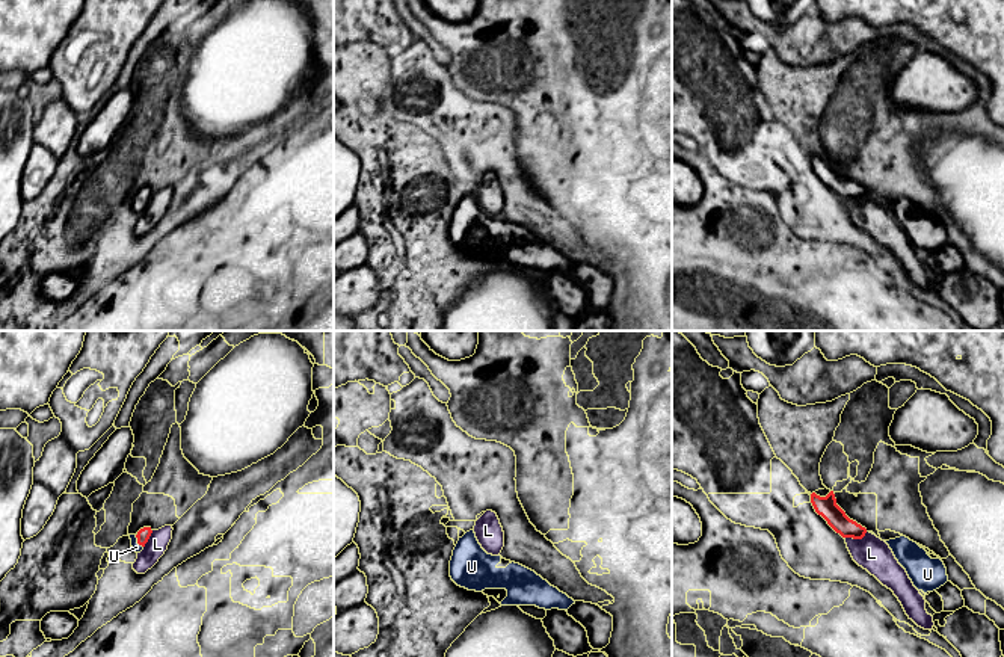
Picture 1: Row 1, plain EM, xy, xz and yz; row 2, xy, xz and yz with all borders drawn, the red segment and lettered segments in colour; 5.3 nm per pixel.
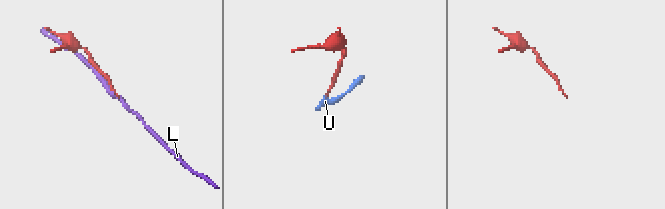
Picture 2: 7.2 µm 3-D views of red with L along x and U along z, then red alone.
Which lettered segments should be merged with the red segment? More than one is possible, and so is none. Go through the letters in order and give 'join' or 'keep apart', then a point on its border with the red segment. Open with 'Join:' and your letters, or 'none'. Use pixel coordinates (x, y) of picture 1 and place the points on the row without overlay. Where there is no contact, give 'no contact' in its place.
Join: U
L: keep apart | yz (855, 200)
U: join | xy (138, 203)

